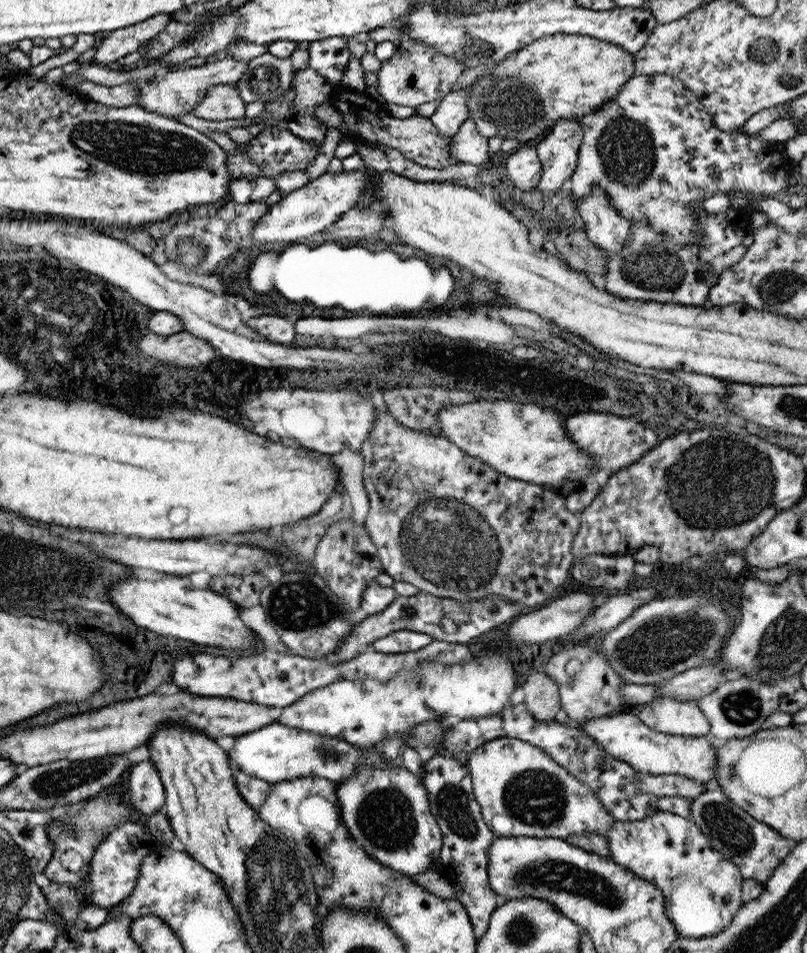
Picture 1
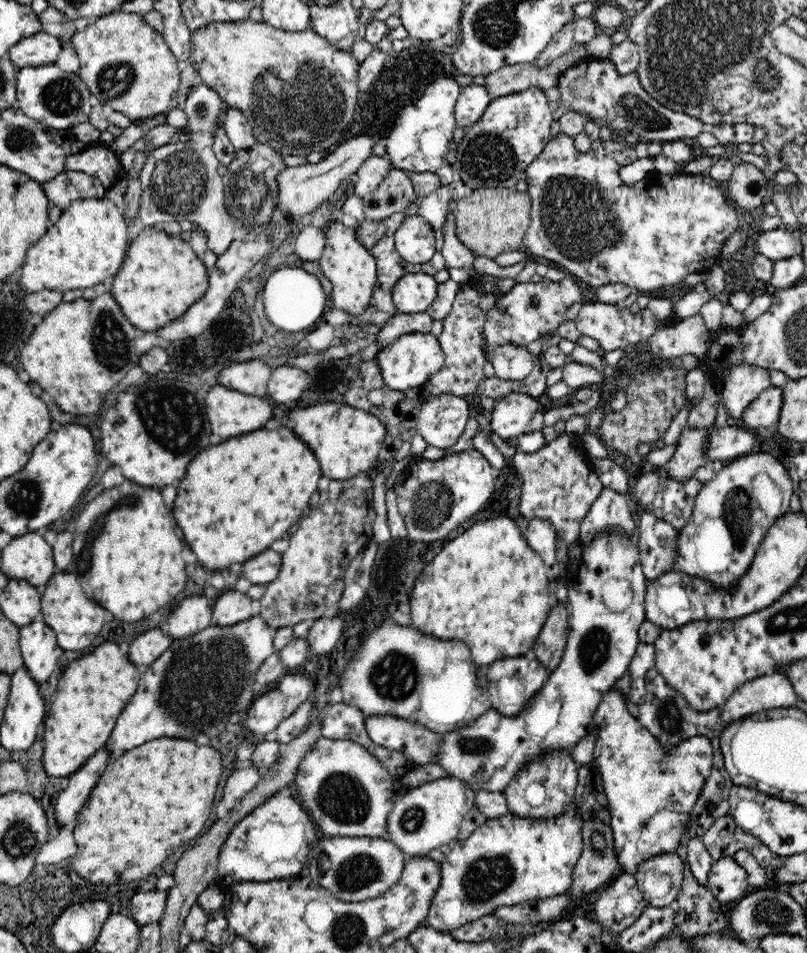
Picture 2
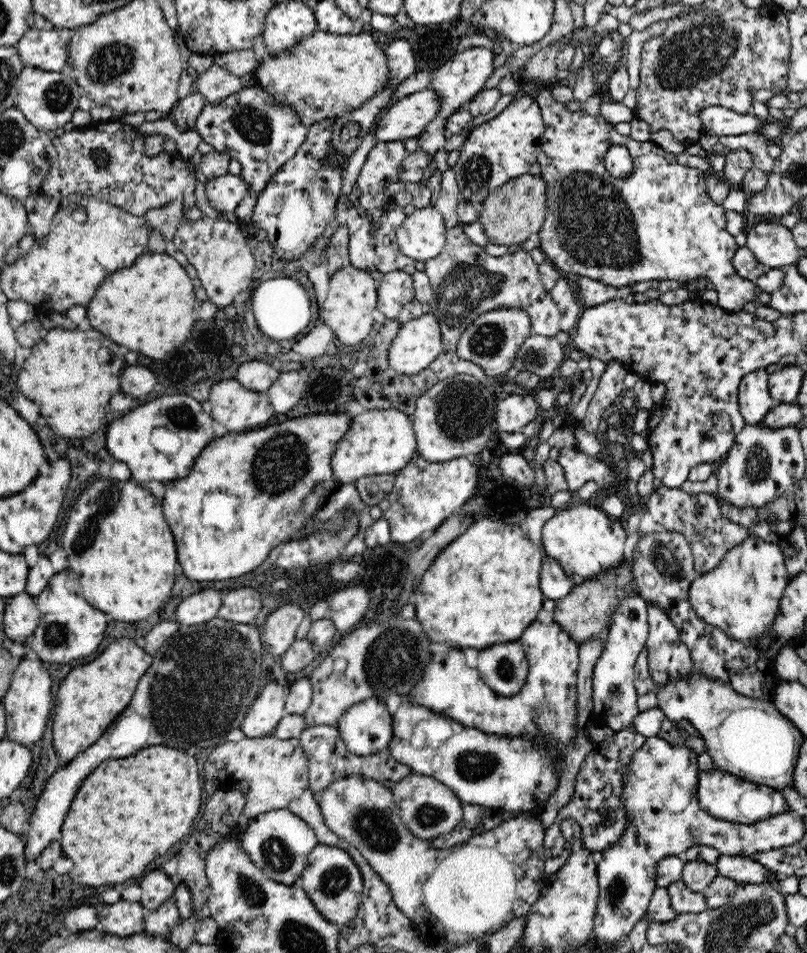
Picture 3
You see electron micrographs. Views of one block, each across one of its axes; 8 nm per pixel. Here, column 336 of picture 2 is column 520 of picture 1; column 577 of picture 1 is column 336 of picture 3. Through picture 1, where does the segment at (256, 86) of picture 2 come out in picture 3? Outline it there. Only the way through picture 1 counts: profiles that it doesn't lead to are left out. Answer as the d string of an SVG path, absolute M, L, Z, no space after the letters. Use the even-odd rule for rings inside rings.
M369 29L349 35L337 35L317 30L312 36L306 36L294 48L286 50L280 56L266 53L265 61L257 67L253 74L253 82L267 88L278 103L292 105L302 123L308 128L311 124L325 118L340 118L348 112L358 110L362 104L391 88L390 67L388 56L371 35Z

